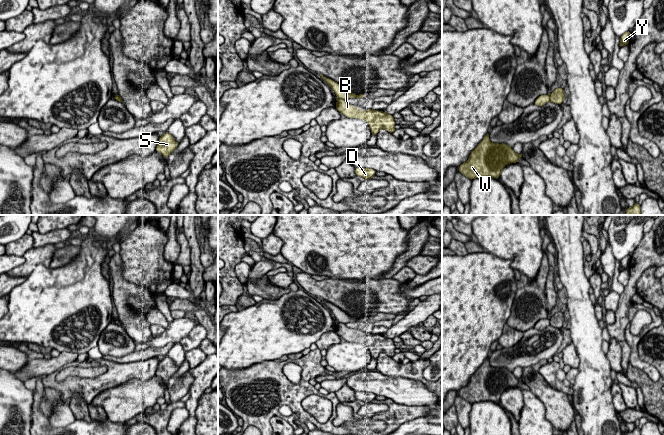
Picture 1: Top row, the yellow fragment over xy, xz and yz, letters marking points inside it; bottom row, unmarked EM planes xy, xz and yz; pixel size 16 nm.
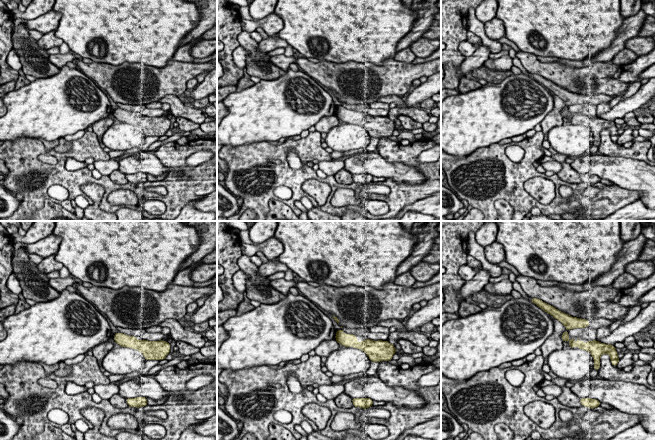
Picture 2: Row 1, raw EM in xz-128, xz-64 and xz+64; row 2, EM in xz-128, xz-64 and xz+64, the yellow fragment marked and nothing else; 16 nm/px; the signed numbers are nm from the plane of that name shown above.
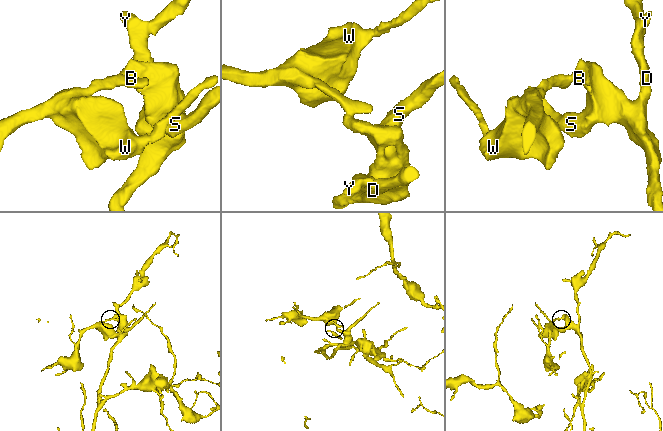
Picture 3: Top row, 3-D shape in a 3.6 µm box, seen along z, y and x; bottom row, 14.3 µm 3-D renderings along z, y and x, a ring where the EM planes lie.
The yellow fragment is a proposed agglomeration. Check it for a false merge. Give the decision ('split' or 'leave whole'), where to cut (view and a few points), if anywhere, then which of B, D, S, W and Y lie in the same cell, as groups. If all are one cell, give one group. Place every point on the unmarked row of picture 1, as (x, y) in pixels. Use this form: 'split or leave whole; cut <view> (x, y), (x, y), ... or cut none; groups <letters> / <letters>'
split; cut xz (339, 322), (344, 324); groups B D S Y / W

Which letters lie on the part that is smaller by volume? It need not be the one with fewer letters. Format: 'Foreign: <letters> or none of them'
Foreign: W

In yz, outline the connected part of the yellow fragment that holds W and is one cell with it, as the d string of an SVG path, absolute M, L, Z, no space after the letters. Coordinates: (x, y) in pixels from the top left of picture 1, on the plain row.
M487 357L458 394L471 404L481 401L497 403L506 389L518 387L520 381L522 377L516 378L507 368L492 367Z

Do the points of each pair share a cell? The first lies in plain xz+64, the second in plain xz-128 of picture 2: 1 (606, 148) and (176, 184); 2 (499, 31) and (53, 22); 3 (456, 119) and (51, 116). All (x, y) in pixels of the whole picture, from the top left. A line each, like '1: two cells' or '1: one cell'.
1: one cell
2: one cell
3: one cell

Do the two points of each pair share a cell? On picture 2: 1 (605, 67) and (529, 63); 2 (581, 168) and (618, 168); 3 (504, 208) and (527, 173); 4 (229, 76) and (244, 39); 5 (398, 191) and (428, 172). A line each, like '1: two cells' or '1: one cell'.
1: one cell
2: one cell
3: two cells
4: two cells
5: one cell

